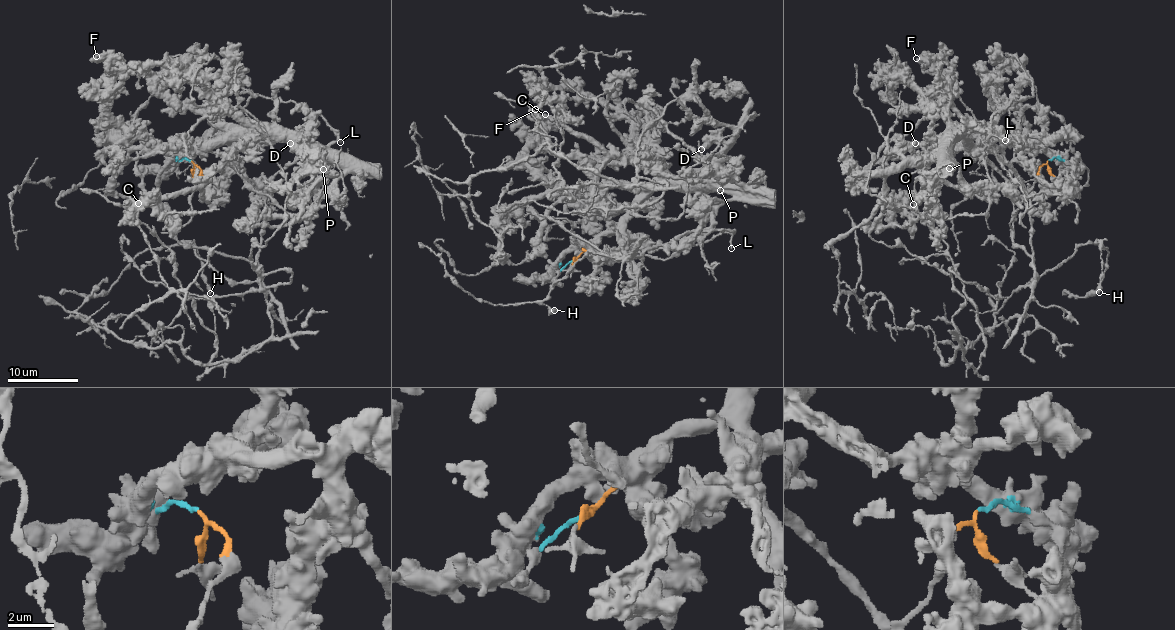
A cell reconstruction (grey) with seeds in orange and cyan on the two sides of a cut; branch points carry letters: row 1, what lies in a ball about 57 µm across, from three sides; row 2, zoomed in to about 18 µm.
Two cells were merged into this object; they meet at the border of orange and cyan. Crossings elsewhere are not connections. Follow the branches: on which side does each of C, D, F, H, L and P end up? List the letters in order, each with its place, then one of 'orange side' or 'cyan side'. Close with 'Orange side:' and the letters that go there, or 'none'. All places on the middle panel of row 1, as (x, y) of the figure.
C: at (545, 114); cyan side
D: at (701, 149); cyan side
F: at (535, 109); cyan side
H: at (554, 310); orange side
L: at (731, 248); orange side
P: at (720, 190); cyan side
Orange side: H, L

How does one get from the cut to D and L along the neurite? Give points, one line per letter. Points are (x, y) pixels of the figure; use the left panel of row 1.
D: (190, 160), (176, 155), (183, 149), (216, 147), (231, 131), (244, 131), (291, 140), (315, 159), (289, 143)
L: (192, 160), (199, 169), (191, 218), (176, 238), (254, 261), (269, 183), (298, 158), (340, 142)

